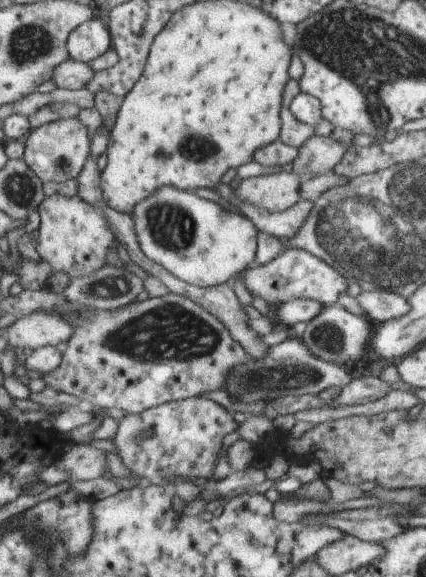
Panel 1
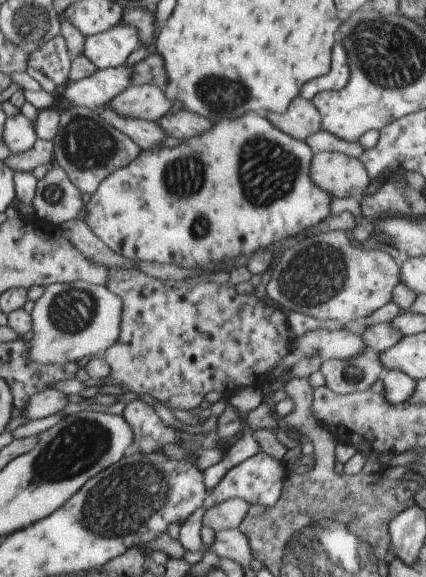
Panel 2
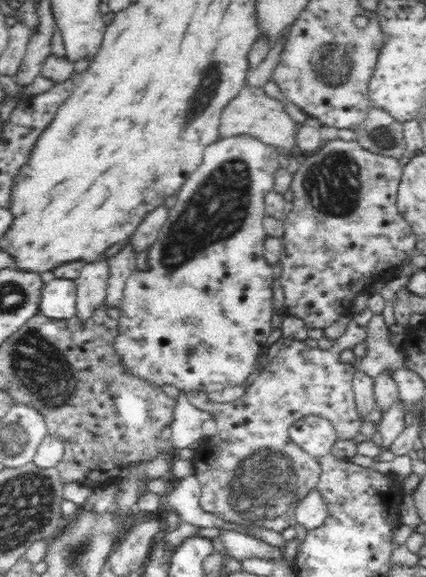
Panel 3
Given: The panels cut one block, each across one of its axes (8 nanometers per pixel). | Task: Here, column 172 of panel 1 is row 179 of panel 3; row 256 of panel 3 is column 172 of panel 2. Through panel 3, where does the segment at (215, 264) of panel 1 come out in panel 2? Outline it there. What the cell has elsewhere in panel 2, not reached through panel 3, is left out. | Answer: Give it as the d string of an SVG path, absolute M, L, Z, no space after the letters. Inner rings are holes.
M247 112L247 116L241 116L241 118L235 118L235 120L220 120L212 123L212 125L204 130L201 134L193 135L191 138L188 138L186 141L183 141L181 144L176 145L175 147L168 148L167 146L154 146L152 149L143 150L142 154L134 160L133 163L129 166L118 168L117 171L113 172L111 176L108 176L98 188L98 191L91 196L88 205L86 206L86 217L84 221L89 225L89 228L97 234L101 243L107 243L115 252L126 256L134 261L153 261L160 262L163 264L172 264L179 265L185 268L195 268L195 266L201 266L201 269L209 267L211 264L218 263L219 265L227 265L235 260L237 256L248 256L253 253L255 250L260 250L261 248L268 247L271 248L275 242L281 242L286 238L295 236L301 233L301 230L309 229L309 226L314 227L317 223L320 223L325 216L329 214L329 202L331 202L331 195L325 189L319 188L318 185L310 179L310 162L313 159L313 150L310 148L304 140L296 139L295 137L289 136L287 133L284 133L282 130L275 128L274 125L266 119L263 114L258 114L256 112Z

